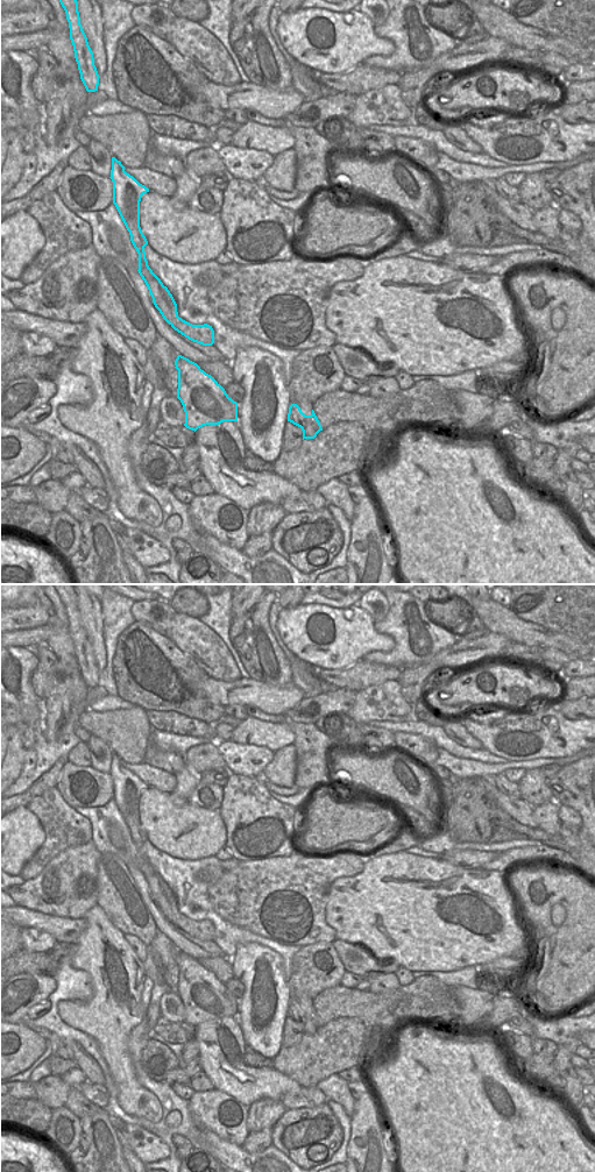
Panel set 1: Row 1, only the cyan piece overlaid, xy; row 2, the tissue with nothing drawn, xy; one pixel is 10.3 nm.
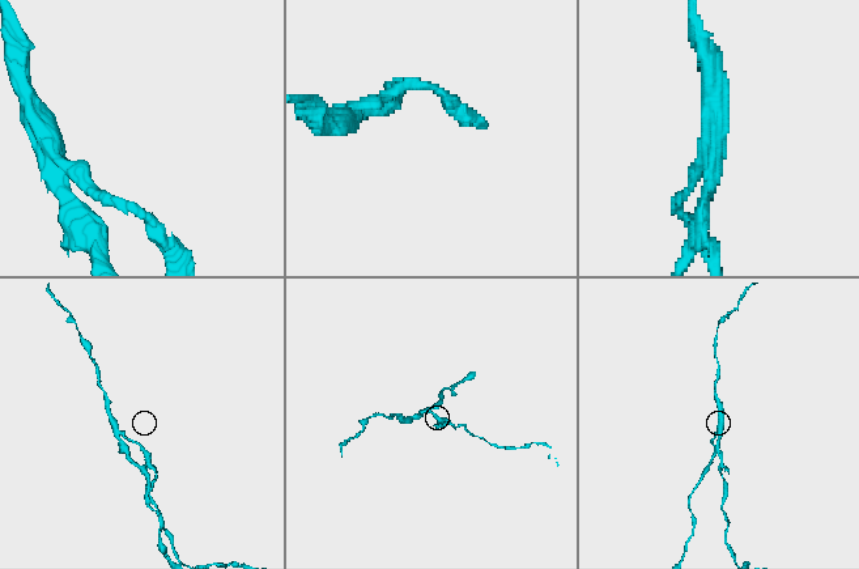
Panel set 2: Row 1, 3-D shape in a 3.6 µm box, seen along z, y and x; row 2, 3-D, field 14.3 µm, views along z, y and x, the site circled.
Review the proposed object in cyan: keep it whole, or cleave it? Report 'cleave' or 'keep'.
cleave

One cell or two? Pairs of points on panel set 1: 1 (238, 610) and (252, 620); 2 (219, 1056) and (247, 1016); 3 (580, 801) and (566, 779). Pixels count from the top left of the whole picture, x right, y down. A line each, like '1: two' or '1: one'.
1: two
2: two
3: one

